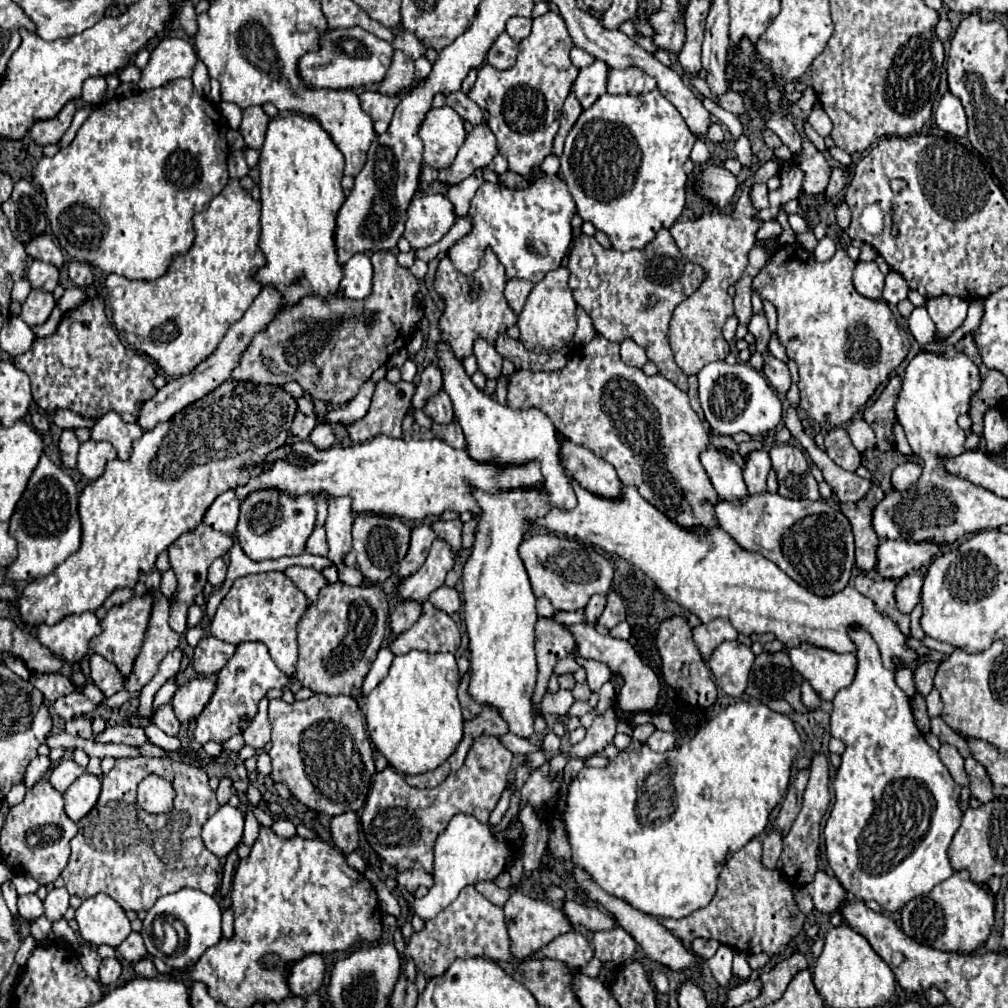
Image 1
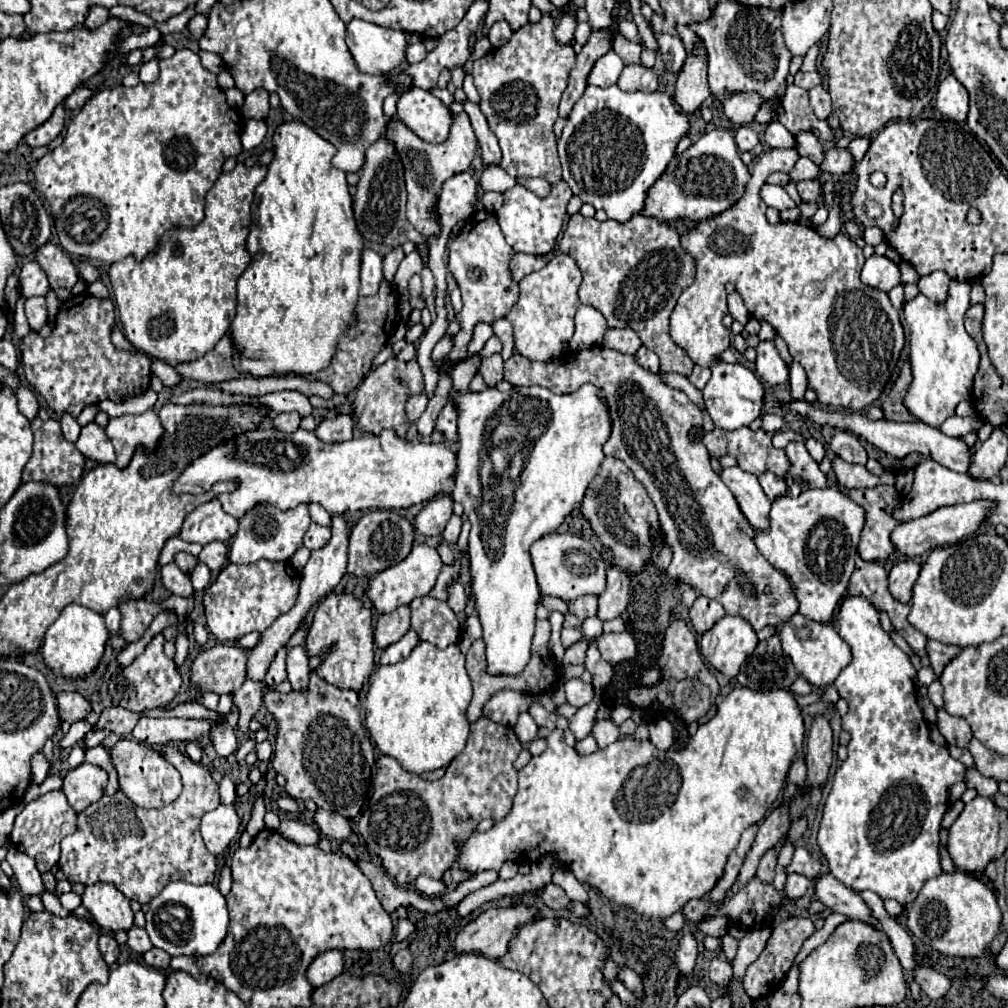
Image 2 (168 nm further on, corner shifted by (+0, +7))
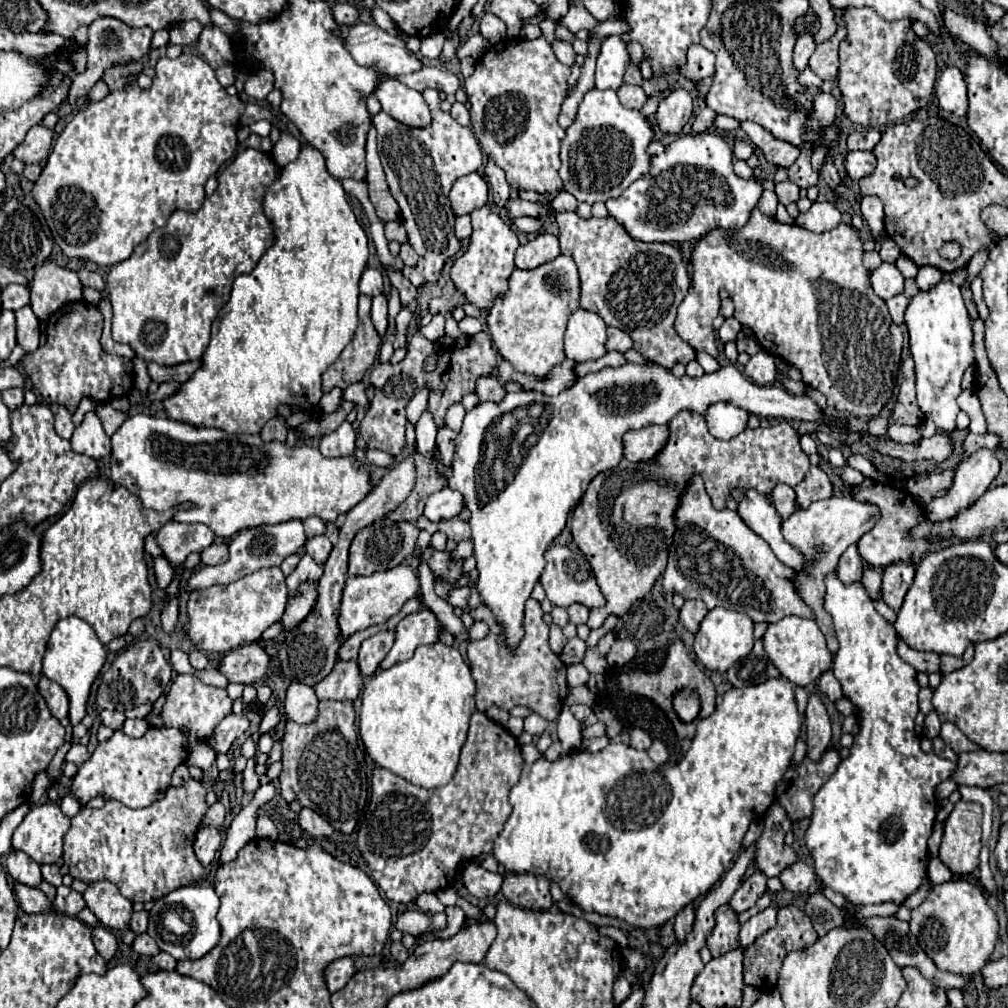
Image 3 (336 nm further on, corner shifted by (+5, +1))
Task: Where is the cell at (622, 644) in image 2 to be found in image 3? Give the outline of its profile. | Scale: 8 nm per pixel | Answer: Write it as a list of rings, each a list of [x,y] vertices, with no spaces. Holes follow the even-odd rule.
[[[615,639],[615,643],[611,645],[611,649],[607,651],[607,663],[623,667],[635,657],[635,645],[631,641],[623,641],[623,639]]]

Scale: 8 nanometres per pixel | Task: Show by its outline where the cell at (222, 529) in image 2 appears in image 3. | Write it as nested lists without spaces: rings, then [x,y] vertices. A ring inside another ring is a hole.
[[[169,521],[157,533],[157,543],[173,567],[183,563],[189,553],[201,553],[211,543],[215,543],[215,539],[217,535],[201,523]]]

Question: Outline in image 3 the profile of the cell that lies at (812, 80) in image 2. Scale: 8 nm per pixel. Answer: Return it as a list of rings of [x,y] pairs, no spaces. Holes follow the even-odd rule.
[[[839,27],[837,33],[829,41],[817,45],[817,49],[813,51],[813,55],[809,59],[809,69],[815,75],[819,75],[823,81],[833,81],[837,77],[837,69],[839,69],[837,47],[845,35],[847,35],[845,27]]]

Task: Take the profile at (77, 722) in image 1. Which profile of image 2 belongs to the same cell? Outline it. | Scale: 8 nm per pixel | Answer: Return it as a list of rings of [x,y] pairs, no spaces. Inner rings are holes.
[[[58,691],[56,703],[58,703],[60,719],[66,723],[74,723],[78,719],[84,719],[92,711],[90,703],[80,693],[74,693],[74,691]]]

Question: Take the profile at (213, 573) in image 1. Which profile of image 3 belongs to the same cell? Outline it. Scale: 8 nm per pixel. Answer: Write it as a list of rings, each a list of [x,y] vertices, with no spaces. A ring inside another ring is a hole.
[[[213,543],[205,551],[201,551],[201,561],[205,565],[219,565],[227,561],[227,545],[225,543]]]

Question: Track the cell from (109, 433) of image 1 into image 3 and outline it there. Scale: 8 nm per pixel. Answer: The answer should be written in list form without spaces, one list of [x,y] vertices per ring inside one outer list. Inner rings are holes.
[[[133,415],[133,417],[127,417],[125,423],[111,435],[111,445],[113,445],[113,451],[111,451],[111,481],[113,485],[117,487],[127,487],[131,491],[135,491],[141,501],[143,497],[147,499],[147,503],[143,503],[145,507],[151,507],[153,511],[169,511],[173,509],[175,505],[183,503],[183,501],[193,501],[197,507],[195,509],[187,509],[187,511],[177,511],[173,515],[175,521],[183,521],[183,523],[205,523],[207,527],[211,527],[215,531],[217,537],[231,537],[235,535],[237,531],[245,529],[245,527],[255,527],[255,525],[261,525],[261,523],[283,523],[283,521],[291,521],[291,519],[305,519],[309,515],[317,515],[321,517],[323,521],[337,521],[339,515],[351,511],[357,503],[361,503],[371,491],[373,491],[373,483],[371,483],[371,473],[369,473],[369,465],[361,463],[361,465],[355,465],[357,457],[355,455],[347,455],[347,457],[323,457],[319,453],[317,447],[313,445],[295,445],[295,447],[289,447],[287,443],[279,443],[279,441],[271,441],[271,443],[265,443],[259,435],[249,435],[249,433],[241,433],[241,435],[233,435],[233,433],[227,433],[223,429],[205,429],[205,427],[193,427],[193,425],[187,425],[187,423],[181,423],[181,421],[173,421],[173,419],[161,419],[161,417],[151,417],[151,415]]]

